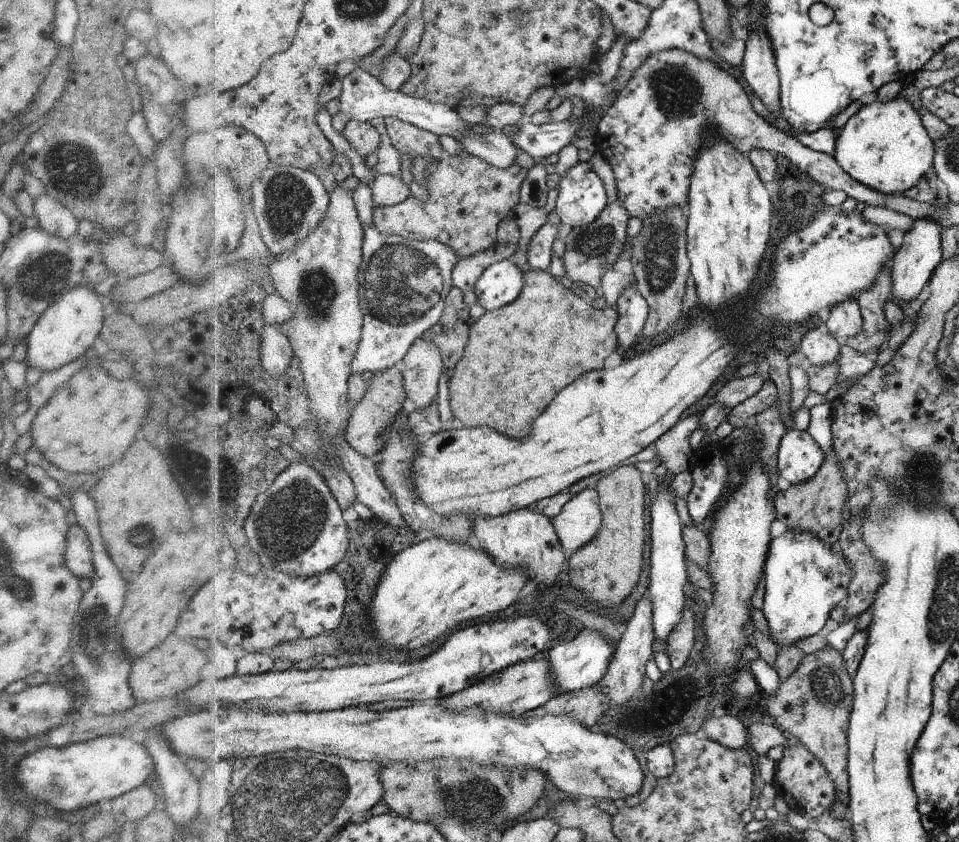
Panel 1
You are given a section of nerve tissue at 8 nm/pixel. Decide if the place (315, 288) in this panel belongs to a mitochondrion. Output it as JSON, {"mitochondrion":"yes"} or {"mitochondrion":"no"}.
{"mitochondrion":"yes"}

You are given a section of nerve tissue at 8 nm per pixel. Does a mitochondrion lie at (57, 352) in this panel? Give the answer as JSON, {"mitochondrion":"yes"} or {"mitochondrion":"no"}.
{"mitochondrion":"no"}

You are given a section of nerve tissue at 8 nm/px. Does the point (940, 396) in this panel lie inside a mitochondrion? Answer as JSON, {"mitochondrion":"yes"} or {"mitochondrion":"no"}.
{"mitochondrion":"no"}

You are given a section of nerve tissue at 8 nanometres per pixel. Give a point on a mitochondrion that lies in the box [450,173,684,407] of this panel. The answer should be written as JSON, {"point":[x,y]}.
{"point":[659,252]}

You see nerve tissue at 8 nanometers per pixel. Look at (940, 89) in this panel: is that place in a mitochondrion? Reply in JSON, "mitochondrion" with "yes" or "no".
{"mitochondrion":"no"}

